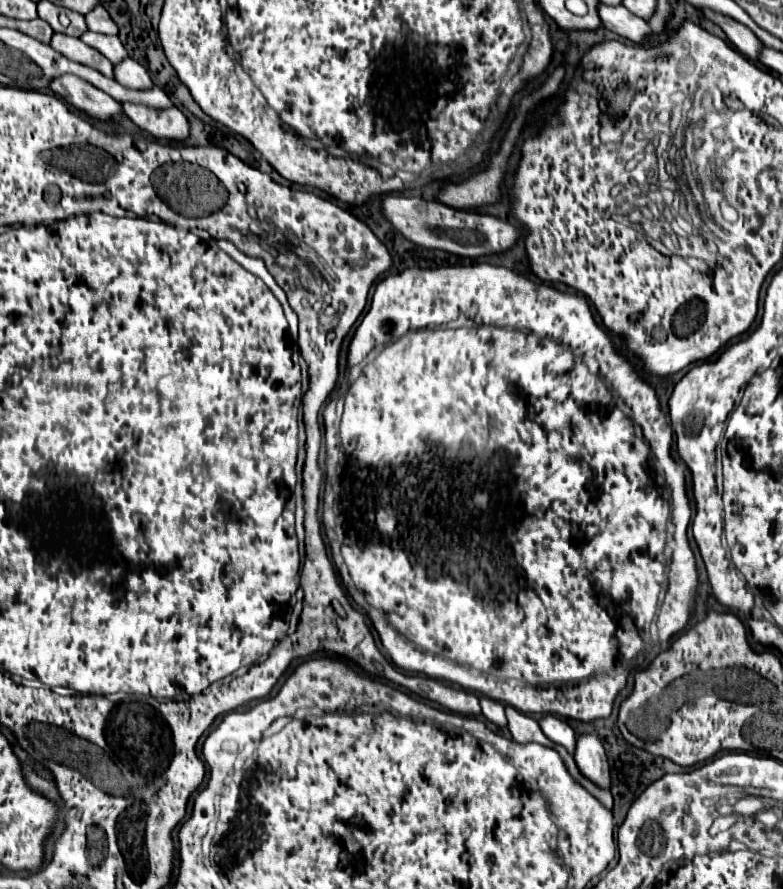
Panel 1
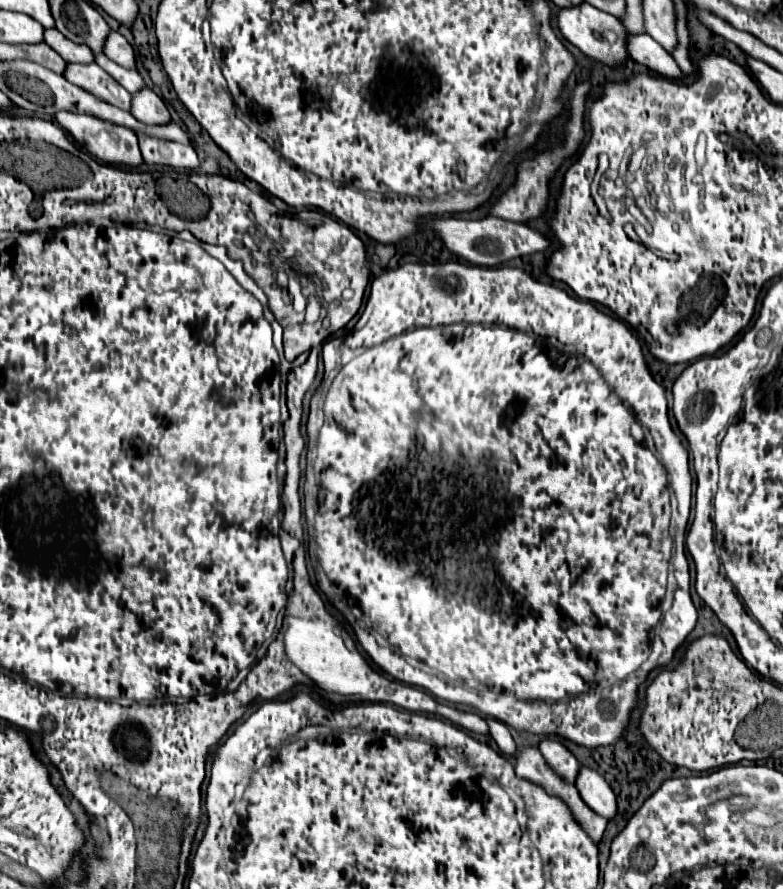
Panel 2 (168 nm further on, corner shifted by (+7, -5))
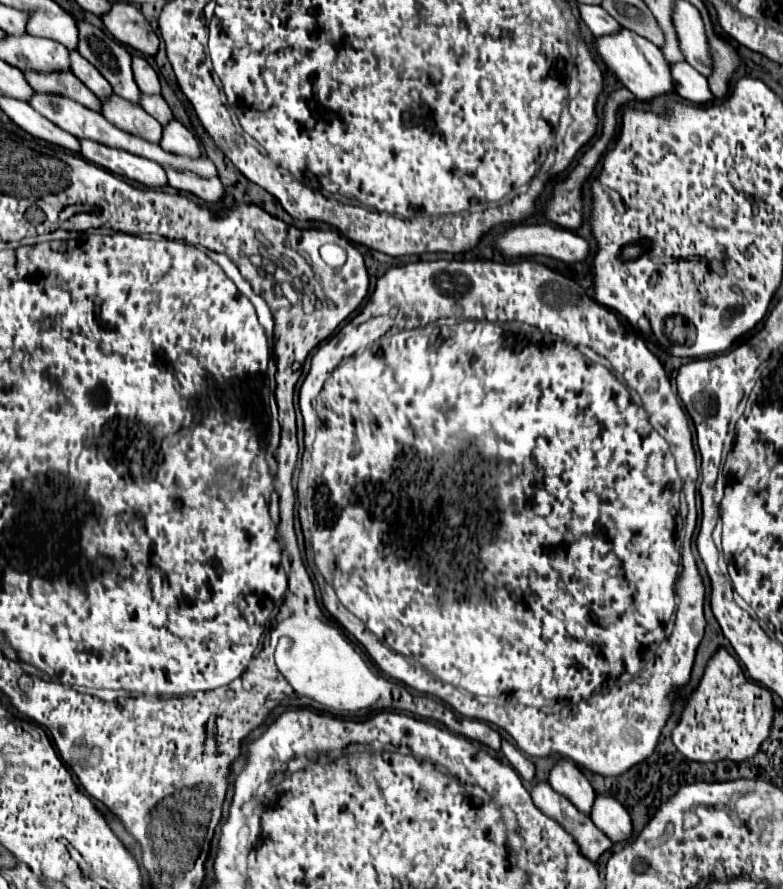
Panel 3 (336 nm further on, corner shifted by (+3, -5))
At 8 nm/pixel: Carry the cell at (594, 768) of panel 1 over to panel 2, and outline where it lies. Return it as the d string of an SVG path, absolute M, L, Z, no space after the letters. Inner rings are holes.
M581 768L577 776L577 790L583 802L605 820L613 820L617 814L617 800L603 776L591 768Z

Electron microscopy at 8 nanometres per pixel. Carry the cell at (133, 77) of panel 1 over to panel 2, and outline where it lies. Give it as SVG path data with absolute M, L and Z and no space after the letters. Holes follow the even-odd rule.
M145 88L137 94L133 94L131 112L139 122L151 124L151 126L165 124L171 120L171 114L169 114L165 102L151 88Z

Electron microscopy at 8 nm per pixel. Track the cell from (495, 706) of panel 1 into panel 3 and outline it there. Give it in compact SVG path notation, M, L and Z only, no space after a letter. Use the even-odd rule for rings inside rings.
M503 740L501 742L501 752L505 754L505 758L511 762L511 766L519 772L519 776L527 782L531 782L535 778L535 766L531 760L527 760L527 756L517 748L513 746L509 740Z

